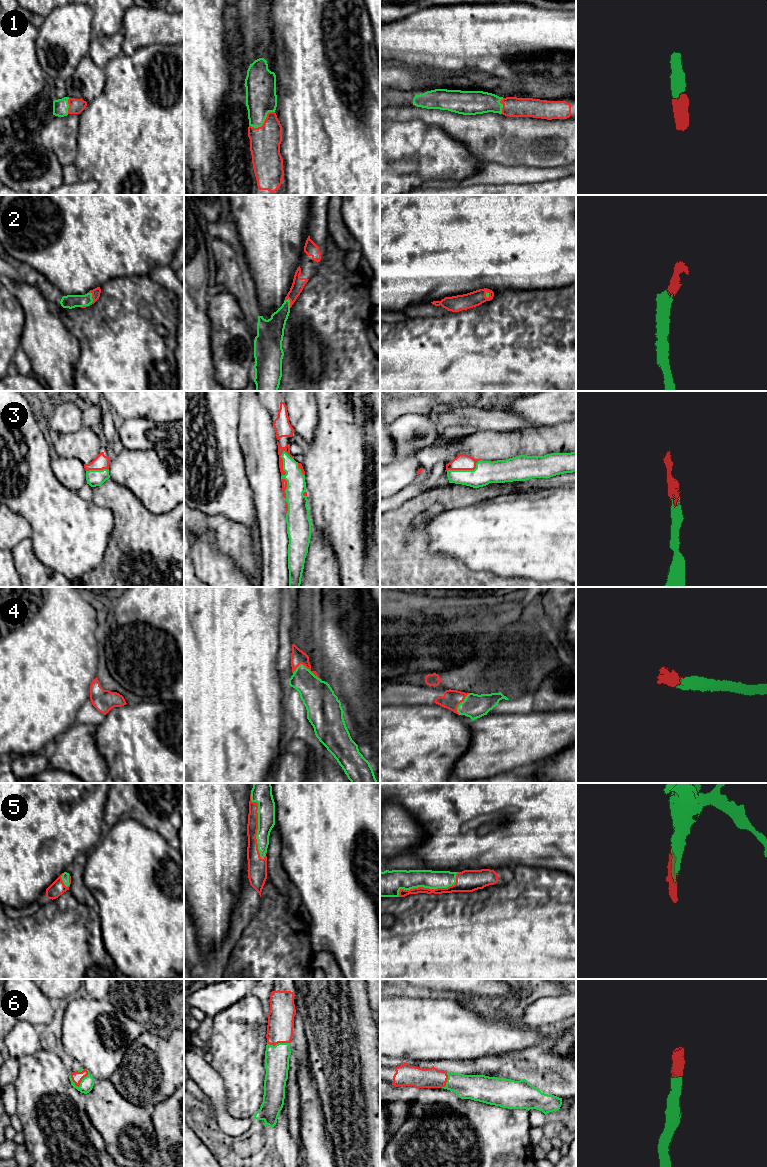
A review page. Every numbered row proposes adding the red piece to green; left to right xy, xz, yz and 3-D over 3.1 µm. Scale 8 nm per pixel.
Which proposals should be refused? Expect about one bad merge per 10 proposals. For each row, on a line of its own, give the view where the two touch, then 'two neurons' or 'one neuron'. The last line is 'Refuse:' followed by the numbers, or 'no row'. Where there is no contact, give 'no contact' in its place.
1: contact in xz; one neuron
2: contact in xy; one neuron
3: contact in xz; one neuron
4: contact in xz; one neuron
5: contact in xz; one neuron
6: contact in xy; one neuron
Refuse: no row

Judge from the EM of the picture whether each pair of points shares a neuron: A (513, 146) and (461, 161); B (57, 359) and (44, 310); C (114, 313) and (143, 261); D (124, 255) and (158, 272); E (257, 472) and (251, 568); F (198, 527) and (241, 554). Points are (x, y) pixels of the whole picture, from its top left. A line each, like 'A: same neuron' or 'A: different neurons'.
A: different neurons
B: same neuron
C: different neurons
D: different neurons
E: different neurons
F: same neuron

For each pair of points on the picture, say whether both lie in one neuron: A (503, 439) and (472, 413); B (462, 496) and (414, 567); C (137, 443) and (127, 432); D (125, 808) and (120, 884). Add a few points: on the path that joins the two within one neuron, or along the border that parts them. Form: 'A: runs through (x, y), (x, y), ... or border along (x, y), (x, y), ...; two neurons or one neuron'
A: border along (479, 429), (514, 431); two neurons
B: runs through (437, 496), (416, 511), (414, 542); one neuron
C: runs through (135, 440), (130, 435); one neuron
D: border along (146, 826), (132, 818), (125, 818), (110, 828); two neurons

